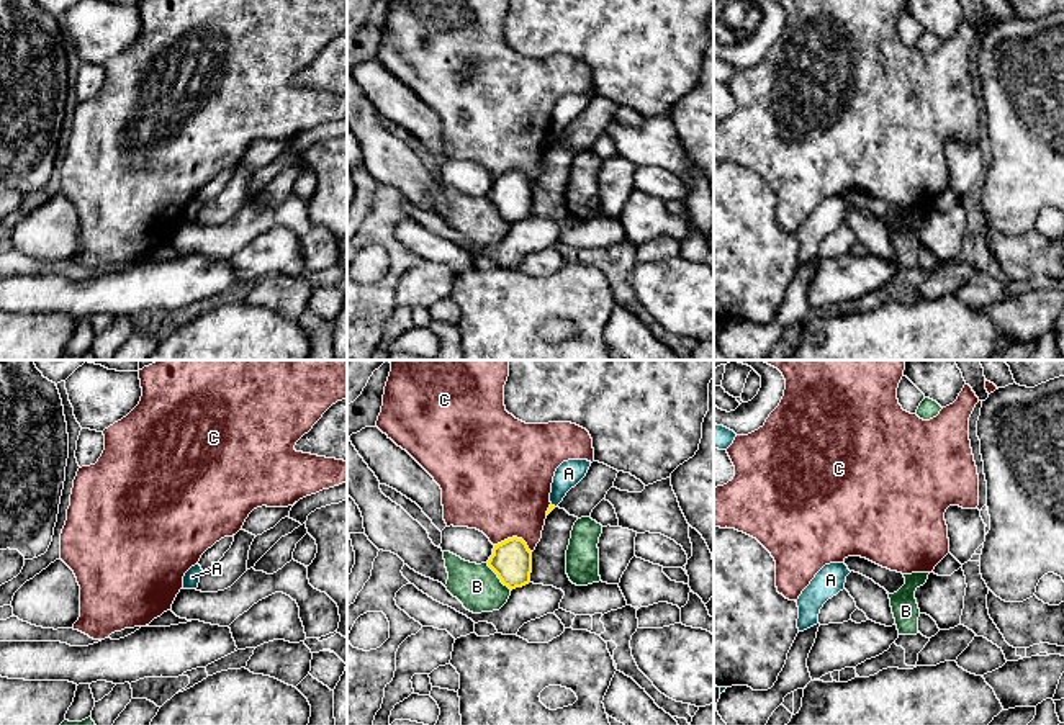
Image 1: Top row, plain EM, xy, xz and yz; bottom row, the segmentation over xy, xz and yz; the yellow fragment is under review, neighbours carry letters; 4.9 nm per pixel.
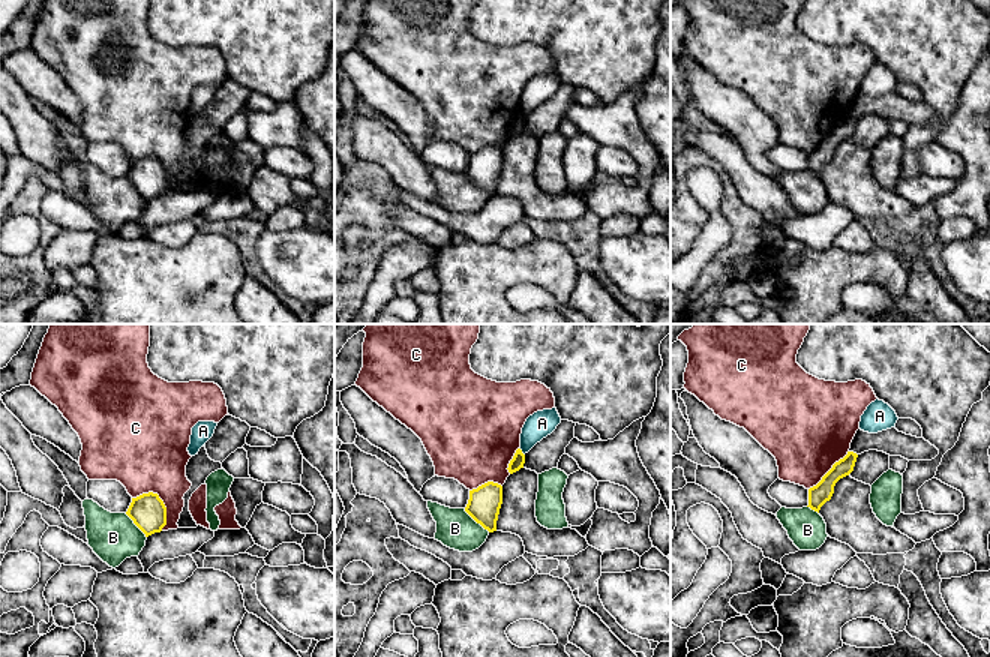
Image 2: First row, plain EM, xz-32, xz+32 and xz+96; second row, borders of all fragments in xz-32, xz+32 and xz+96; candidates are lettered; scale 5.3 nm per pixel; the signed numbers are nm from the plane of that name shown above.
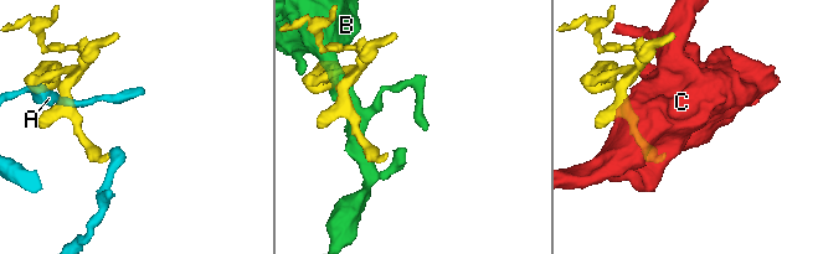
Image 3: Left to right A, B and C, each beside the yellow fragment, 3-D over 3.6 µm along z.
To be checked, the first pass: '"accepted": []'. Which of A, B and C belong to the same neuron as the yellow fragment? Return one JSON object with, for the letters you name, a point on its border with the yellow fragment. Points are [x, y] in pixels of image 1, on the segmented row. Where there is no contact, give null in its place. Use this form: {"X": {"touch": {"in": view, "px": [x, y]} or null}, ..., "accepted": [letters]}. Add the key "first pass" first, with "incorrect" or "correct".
{"first pass": "correct", "accepted": []}

